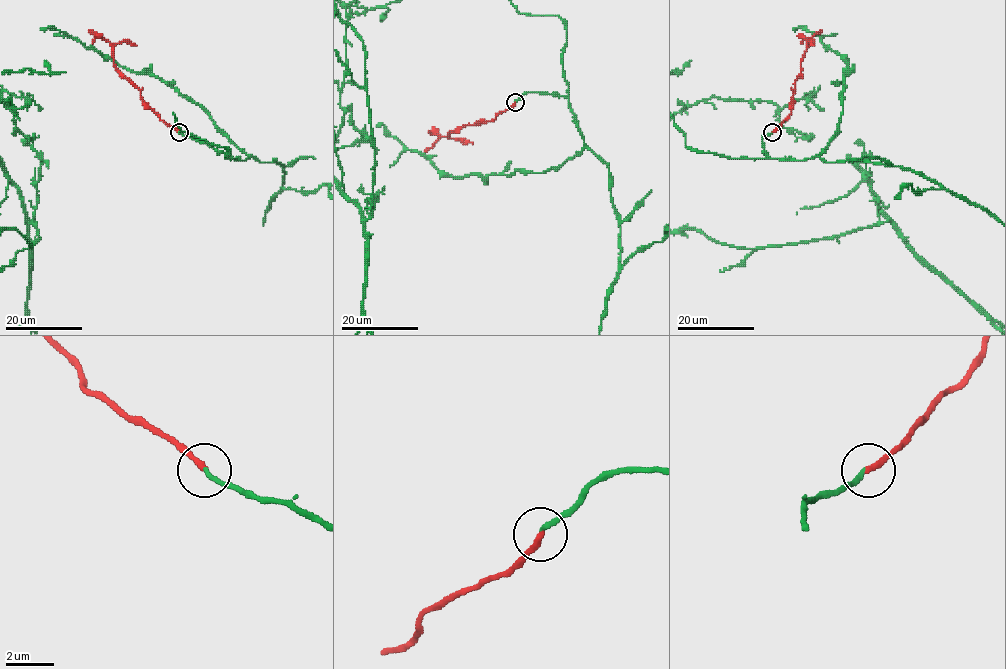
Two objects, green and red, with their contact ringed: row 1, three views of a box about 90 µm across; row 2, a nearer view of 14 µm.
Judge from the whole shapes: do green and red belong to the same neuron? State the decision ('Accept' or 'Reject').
Accept

